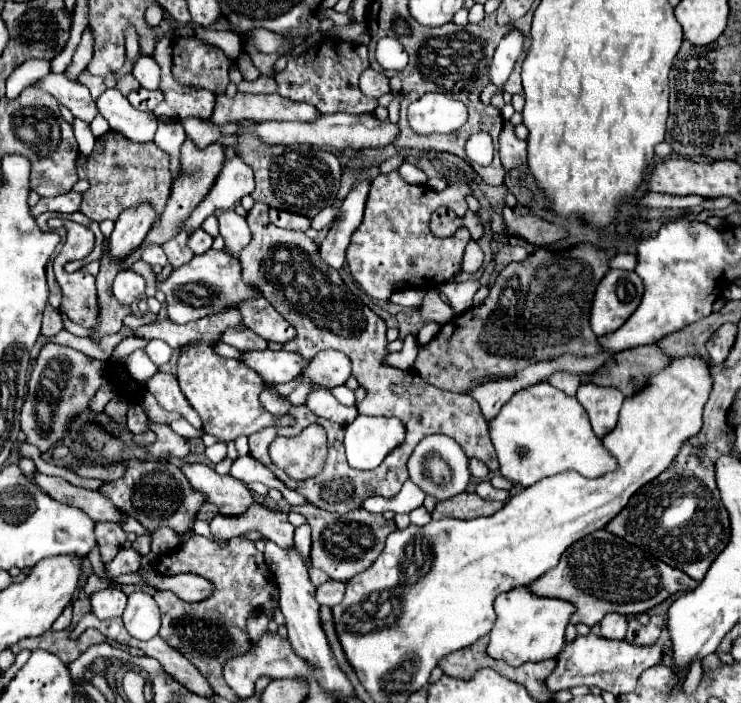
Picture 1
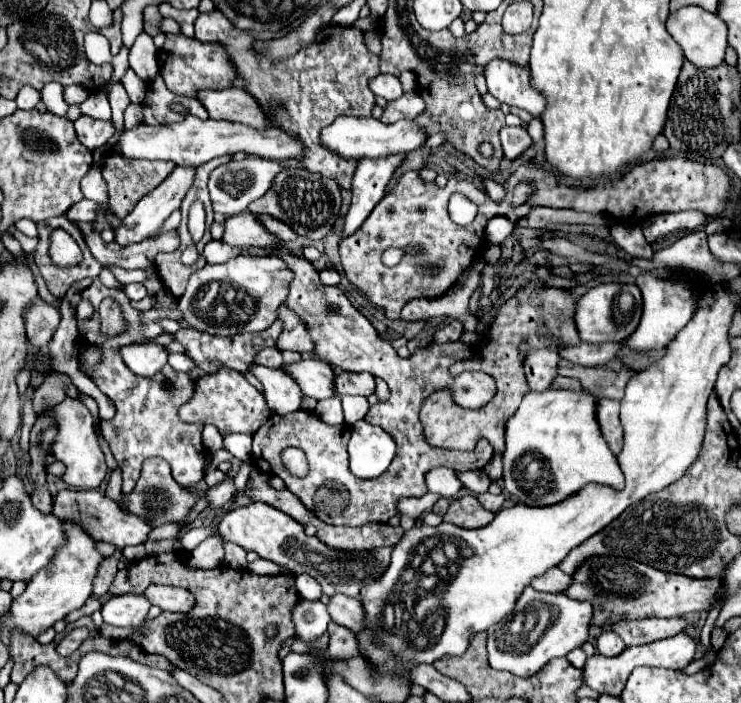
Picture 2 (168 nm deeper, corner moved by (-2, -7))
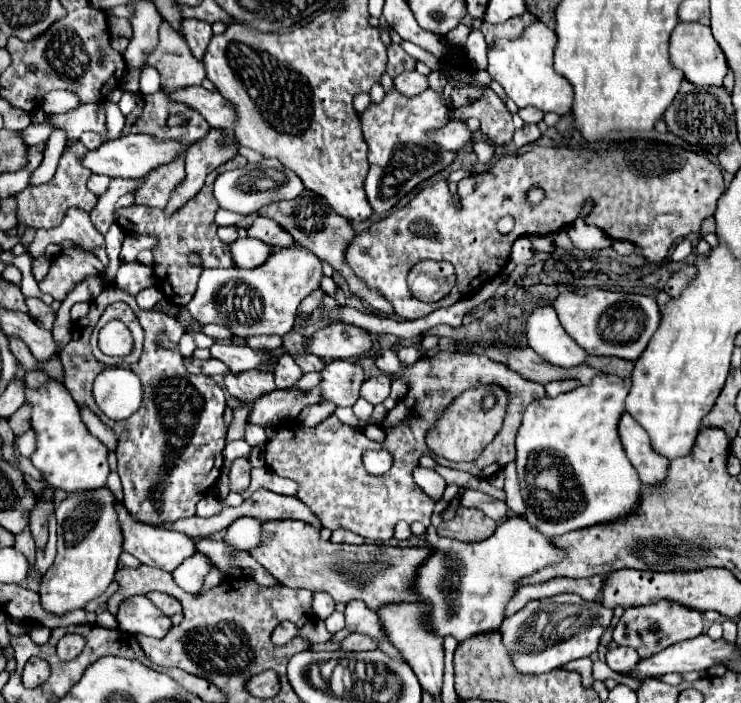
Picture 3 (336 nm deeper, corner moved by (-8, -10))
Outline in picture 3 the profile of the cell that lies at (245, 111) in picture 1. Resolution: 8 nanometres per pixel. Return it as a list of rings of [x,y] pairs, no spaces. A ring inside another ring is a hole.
[[[188,86],[188,88],[180,88],[180,90],[162,88],[162,92],[168,96],[170,102],[182,102],[182,104],[190,106],[192,110],[200,112],[212,128],[230,130],[236,120],[232,106],[216,90],[208,92],[202,86]]]

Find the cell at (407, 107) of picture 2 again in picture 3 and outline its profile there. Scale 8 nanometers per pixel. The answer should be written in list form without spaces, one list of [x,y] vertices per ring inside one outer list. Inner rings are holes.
[[[392,88],[382,102],[372,102],[362,114],[358,114],[362,124],[362,136],[368,144],[370,162],[370,172],[366,176],[364,190],[376,214],[392,210],[420,182],[432,178],[454,162],[456,152],[442,150],[430,140],[432,130],[438,130],[448,124],[448,112],[450,110],[444,102],[444,96],[430,88],[412,98]]]

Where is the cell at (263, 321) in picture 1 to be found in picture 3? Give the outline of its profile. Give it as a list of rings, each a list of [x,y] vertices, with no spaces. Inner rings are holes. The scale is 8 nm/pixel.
[[[336,322],[324,326],[310,338],[310,352],[320,358],[344,360],[344,358],[360,358],[374,348],[372,334],[364,328]]]

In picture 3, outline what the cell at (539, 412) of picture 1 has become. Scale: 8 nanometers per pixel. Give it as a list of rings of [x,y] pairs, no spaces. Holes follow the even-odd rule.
[[[600,372],[592,378],[592,384],[578,386],[568,394],[556,398],[544,396],[532,402],[526,412],[522,426],[516,436],[516,470],[520,480],[522,498],[526,502],[526,520],[540,528],[546,536],[558,536],[572,530],[588,528],[592,524],[608,524],[622,520],[624,516],[638,512],[638,500],[642,492],[642,482],[632,468],[630,460],[624,456],[624,446],[620,444],[618,422],[624,414],[624,400],[628,394],[626,380],[616,374]]]

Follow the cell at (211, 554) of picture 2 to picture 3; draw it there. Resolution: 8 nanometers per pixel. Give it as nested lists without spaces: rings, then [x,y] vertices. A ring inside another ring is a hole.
[[[194,554],[190,556],[188,560],[184,560],[174,572],[174,582],[184,590],[184,592],[190,592],[190,594],[196,594],[200,588],[202,588],[202,582],[206,578],[206,574],[210,572],[212,564],[208,564],[206,556],[204,554]]]

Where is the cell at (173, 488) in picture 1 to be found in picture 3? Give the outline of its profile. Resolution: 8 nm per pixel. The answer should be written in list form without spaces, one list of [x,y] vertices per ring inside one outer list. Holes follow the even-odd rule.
[[[238,458],[234,460],[234,466],[230,468],[230,490],[232,492],[242,492],[250,486],[250,460],[248,458]]]

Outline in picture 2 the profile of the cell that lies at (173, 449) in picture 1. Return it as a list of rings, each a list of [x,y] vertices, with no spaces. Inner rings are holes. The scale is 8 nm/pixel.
[[[82,279],[82,281],[74,283],[72,289],[66,293],[68,303],[80,303],[80,299],[88,299],[94,305],[94,317],[90,321],[78,323],[78,331],[82,333],[82,337],[88,343],[98,343],[98,345],[108,347],[108,353],[104,353],[102,363],[92,371],[90,379],[98,385],[98,389],[116,407],[114,419],[112,421],[102,421],[102,433],[104,433],[106,441],[110,443],[114,459],[122,467],[122,477],[124,477],[122,491],[130,493],[134,489],[134,483],[140,477],[142,463],[144,463],[144,459],[150,459],[150,457],[160,457],[160,459],[168,461],[170,467],[172,467],[174,479],[184,487],[192,487],[194,483],[198,483],[204,477],[204,459],[208,455],[204,445],[202,445],[202,439],[200,439],[204,425],[200,425],[200,423],[188,425],[188,423],[180,421],[178,419],[178,409],[180,409],[182,403],[186,403],[190,399],[190,395],[194,391],[194,381],[188,377],[188,373],[178,373],[168,365],[164,365],[162,371],[158,371],[150,379],[138,377],[138,375],[128,371],[128,367],[124,365],[124,361],[122,361],[122,357],[118,355],[116,349],[122,347],[122,345],[144,343],[146,339],[152,339],[152,337],[156,337],[164,331],[158,327],[158,323],[150,323],[148,327],[142,327],[138,311],[130,305],[126,295],[122,293],[122,289],[108,289],[100,283],[100,279],[94,279],[94,281]],[[104,297],[112,297],[120,303],[122,317],[128,325],[126,333],[106,337],[100,331],[98,305],[102,303]]]

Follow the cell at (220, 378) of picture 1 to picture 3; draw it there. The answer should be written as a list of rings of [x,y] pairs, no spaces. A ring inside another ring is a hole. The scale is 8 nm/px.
[[[318,386],[308,392],[298,392],[296,388],[284,392],[274,390],[254,404],[248,422],[258,426],[278,426],[284,420],[294,420],[306,406],[312,406],[316,402],[320,402]]]

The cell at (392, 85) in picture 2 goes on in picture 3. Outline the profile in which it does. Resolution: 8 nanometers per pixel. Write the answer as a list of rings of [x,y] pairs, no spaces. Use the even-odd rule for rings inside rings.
[[[416,70],[402,72],[398,78],[394,78],[394,86],[398,92],[404,92],[406,96],[418,96],[428,88],[428,78],[418,74]]]

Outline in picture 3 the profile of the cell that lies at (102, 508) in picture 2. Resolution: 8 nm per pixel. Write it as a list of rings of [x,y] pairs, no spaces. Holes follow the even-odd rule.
[[[116,504],[116,510],[118,510],[120,524],[122,524],[122,532],[124,532],[124,552],[136,556],[142,564],[152,566],[152,568],[160,568],[160,570],[174,572],[188,556],[194,556],[194,554],[198,552],[192,538],[182,536],[180,532],[174,532],[174,530],[138,524],[138,522],[128,514],[128,510],[126,510],[122,504]]]

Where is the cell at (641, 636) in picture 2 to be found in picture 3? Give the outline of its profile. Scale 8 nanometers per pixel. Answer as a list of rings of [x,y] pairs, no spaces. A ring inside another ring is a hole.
[[[656,600],[652,604],[624,610],[620,622],[614,628],[614,642],[620,646],[630,646],[642,658],[648,658],[676,642],[700,636],[702,626],[704,626],[704,618],[700,612],[696,612],[692,608],[684,608],[682,604],[672,604],[670,600]]]

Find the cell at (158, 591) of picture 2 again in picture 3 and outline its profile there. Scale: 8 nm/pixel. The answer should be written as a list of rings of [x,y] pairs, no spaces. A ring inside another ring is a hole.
[[[148,592],[148,598],[152,600],[152,604],[156,604],[156,608],[160,608],[168,616],[182,612],[180,602],[176,598],[172,598],[172,596],[166,596],[162,592]]]

